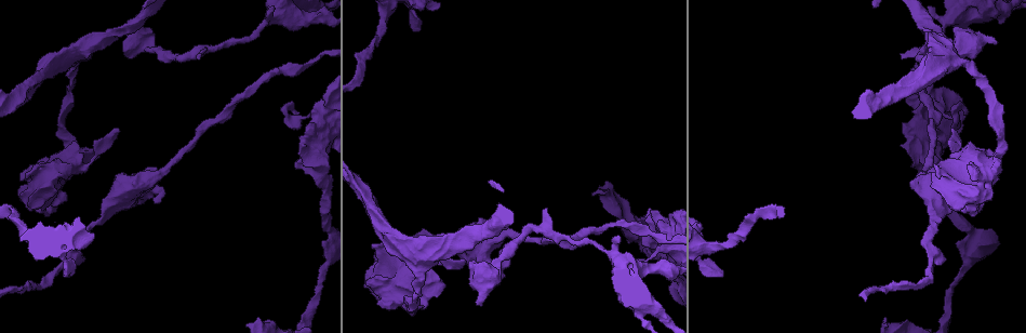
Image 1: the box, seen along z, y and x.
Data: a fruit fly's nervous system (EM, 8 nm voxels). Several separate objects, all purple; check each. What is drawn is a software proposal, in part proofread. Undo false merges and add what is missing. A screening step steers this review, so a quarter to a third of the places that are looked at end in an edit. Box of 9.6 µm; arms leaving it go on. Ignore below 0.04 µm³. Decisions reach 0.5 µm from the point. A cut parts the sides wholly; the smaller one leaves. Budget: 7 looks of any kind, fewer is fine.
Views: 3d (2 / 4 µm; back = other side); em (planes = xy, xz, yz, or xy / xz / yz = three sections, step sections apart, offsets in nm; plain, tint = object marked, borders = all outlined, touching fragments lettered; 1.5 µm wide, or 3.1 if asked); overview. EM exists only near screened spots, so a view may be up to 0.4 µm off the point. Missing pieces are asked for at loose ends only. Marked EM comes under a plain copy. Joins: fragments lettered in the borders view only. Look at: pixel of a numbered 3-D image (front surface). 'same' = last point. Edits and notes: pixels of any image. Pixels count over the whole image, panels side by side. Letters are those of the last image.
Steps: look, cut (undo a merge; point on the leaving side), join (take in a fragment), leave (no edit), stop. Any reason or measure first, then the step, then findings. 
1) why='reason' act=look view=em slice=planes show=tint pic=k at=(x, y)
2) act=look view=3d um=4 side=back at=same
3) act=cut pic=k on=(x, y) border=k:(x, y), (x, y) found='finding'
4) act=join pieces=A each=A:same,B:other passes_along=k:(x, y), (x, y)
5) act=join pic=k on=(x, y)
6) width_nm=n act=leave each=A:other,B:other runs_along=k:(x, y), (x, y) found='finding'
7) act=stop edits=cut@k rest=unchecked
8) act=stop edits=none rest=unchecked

why='an open end' act=look view=3d um=2 pic=1 at=(721, 273)

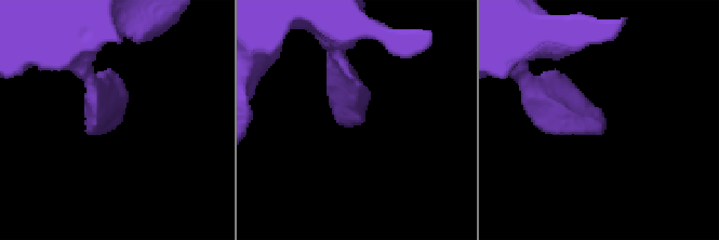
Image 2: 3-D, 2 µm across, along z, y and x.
why='shape alone is not enough' act=look view=em slice=planes show=borders pic=2 at=(116, 116)

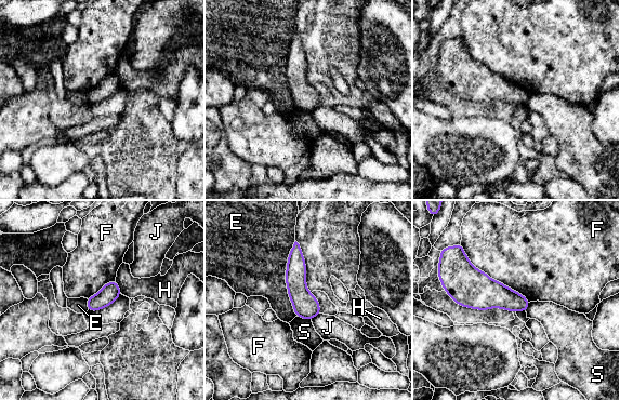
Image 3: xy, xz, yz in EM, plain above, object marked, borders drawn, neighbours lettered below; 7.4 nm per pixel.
act=leave each=E:other,F:other,H:other,J:other,S:other runs_along=3:(295, 247), (297, 289), (310, 316) found='none of them fits'

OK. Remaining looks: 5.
why='an open end' act=look view=em slice=planes show=tint pic=1 at=(158, 203)

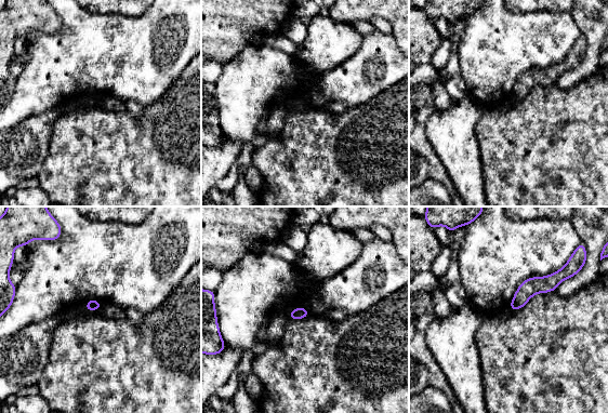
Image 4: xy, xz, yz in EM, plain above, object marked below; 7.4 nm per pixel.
act=look view=em slice=planes show=borders at=same

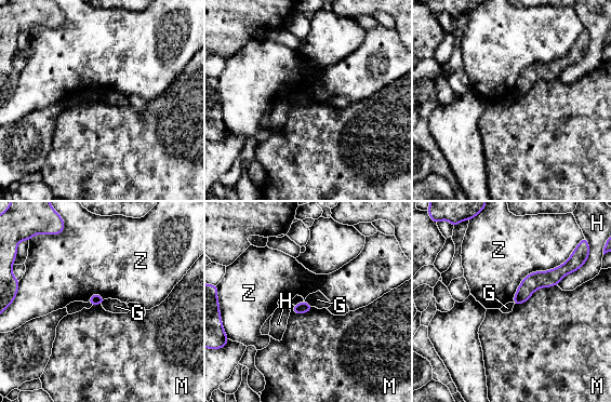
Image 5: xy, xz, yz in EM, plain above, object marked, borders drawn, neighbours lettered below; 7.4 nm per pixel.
longest_contact=Z:550nm act=leave each=G:other,H:other,M:other,Z:other found='none of them fits'

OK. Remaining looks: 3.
why='free end' act=look view=em slice=planes show=borders pic=1 at=(902, 58)

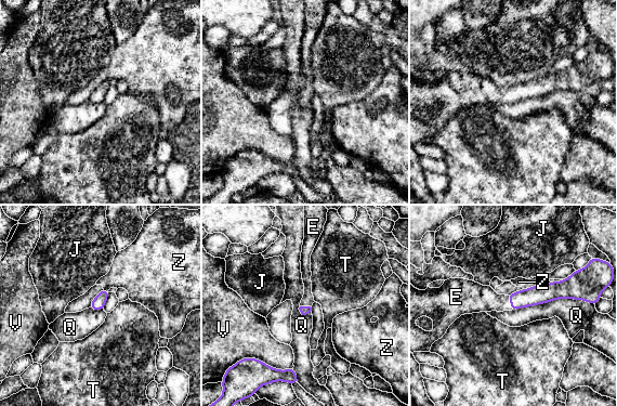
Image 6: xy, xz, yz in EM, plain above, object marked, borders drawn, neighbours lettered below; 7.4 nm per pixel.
act=join pieces=E each=E:same,J:other,Q:other,T:other,V:other,Z:other passes_along=6:(538, 295), (510, 301), (476, 298) found='it goes on there'

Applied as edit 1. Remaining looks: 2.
act=stop edits=join@6 rest=unchecked

